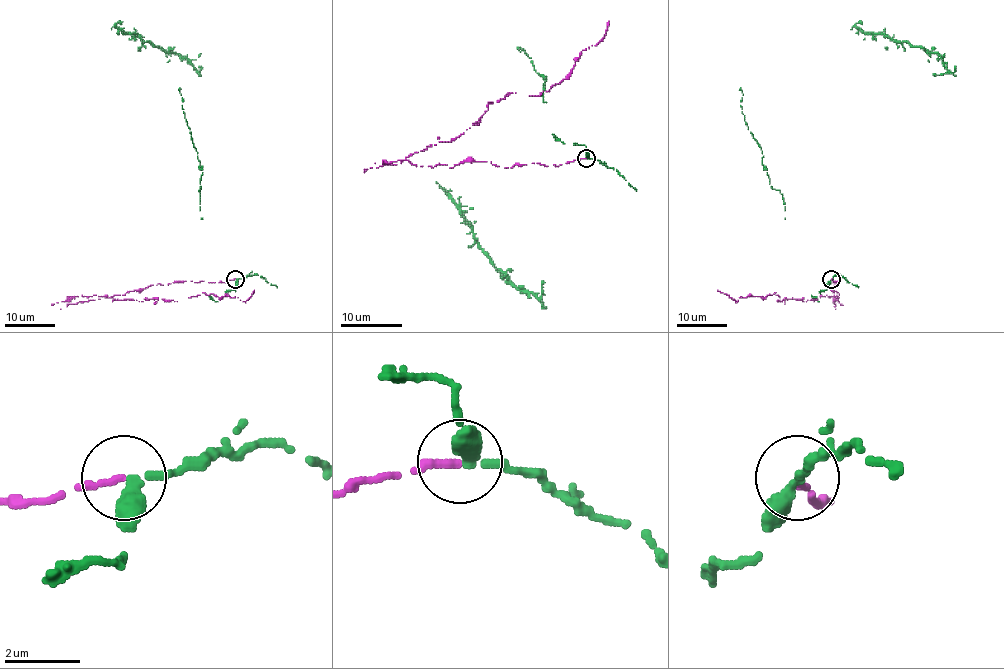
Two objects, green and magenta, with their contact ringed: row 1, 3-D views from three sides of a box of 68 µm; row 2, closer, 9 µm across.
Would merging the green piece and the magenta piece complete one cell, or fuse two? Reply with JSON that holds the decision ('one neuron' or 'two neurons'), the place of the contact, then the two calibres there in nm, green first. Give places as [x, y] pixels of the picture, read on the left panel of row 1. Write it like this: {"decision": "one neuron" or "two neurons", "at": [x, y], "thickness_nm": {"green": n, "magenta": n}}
{"decision": "two neurons", "at": [235, 279], "thickness_nm": {"green": 300, "magenta": 200}}

